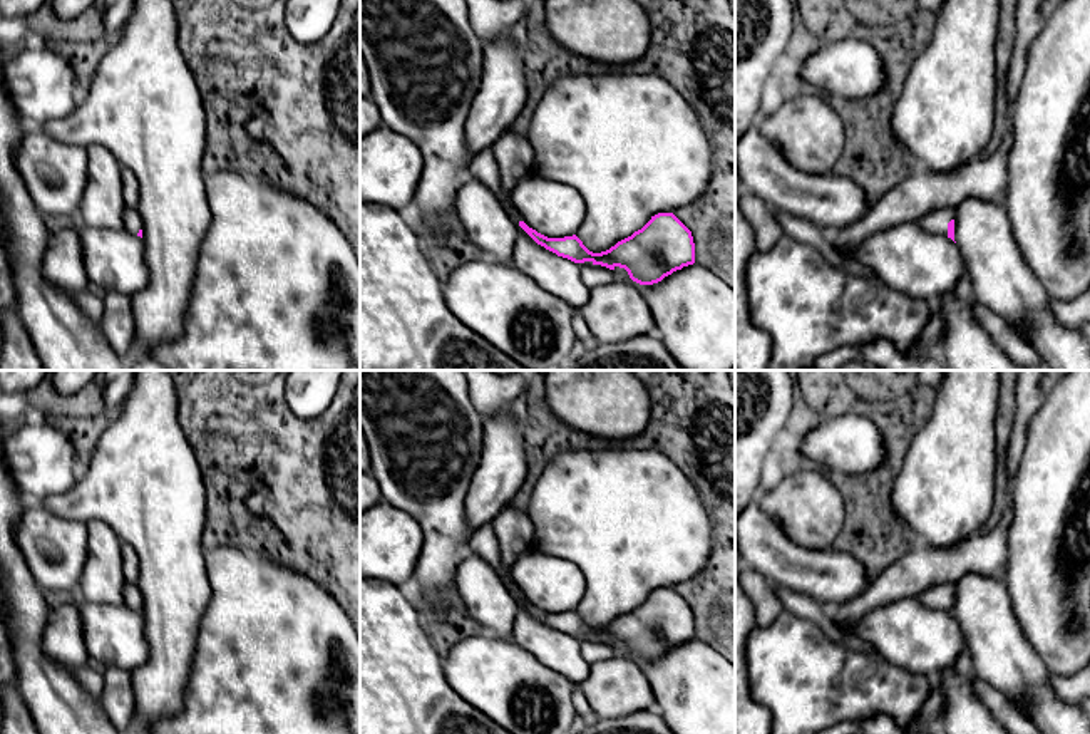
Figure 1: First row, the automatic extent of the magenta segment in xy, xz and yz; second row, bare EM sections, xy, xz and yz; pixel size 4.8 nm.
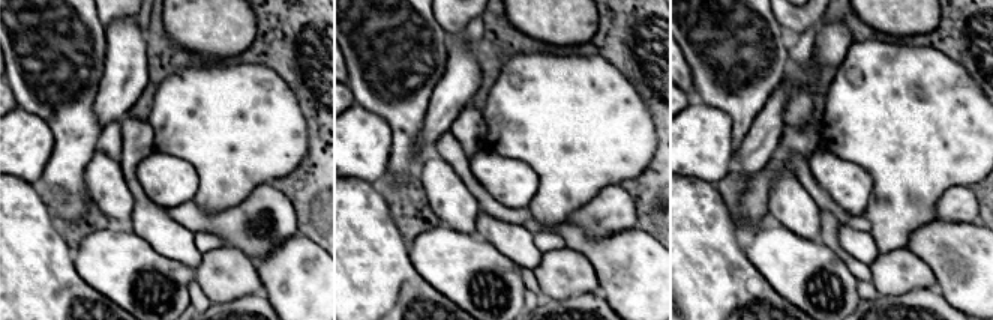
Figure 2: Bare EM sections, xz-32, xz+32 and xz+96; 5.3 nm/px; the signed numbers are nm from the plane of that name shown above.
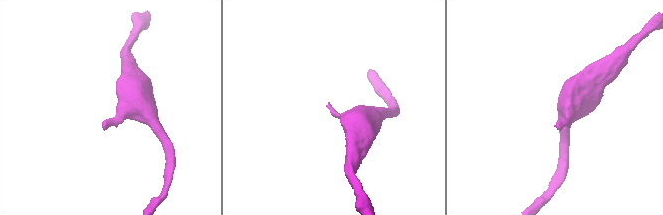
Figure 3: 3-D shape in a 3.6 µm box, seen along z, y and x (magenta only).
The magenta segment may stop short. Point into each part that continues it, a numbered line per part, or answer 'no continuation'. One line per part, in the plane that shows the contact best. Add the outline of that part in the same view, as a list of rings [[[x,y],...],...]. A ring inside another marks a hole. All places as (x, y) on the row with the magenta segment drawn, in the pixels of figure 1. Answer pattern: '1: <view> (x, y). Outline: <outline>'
1: yz (936, 222). Outline: [[[938,208],[919,216],[916,223],[929,233],[948,236],[948,223],[951,220],[954,220],[953,208]]]

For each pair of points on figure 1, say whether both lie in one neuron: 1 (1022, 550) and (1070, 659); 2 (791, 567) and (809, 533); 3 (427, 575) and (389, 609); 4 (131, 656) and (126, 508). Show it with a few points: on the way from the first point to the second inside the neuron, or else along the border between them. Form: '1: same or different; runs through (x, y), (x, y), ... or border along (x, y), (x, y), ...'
1: same; runs through (1048, 577), (1057, 614), (1057, 632)
2: different; border along (772, 522), (799, 545), (816, 550), (831, 548)
3: different; border along (407, 590), (424, 622)
4: different; border along (141, 614), (149, 652)

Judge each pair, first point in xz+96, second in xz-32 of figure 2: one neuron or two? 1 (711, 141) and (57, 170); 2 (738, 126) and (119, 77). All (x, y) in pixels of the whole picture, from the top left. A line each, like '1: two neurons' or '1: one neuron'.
1: two neurons
2: two neurons

